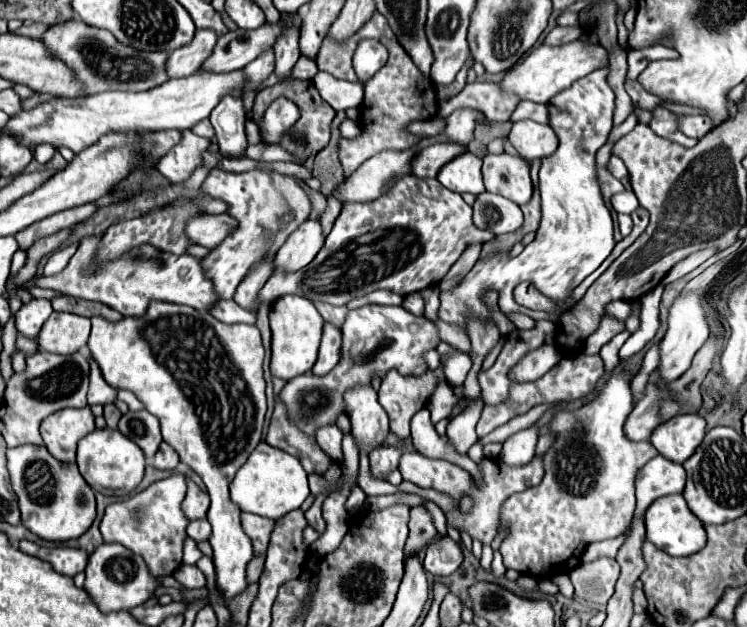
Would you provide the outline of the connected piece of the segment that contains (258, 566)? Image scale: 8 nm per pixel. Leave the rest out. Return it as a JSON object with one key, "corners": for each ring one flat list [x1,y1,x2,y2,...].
{"corners":[[256,556,247,565,247,581,257,583,263,572,265,556]]}

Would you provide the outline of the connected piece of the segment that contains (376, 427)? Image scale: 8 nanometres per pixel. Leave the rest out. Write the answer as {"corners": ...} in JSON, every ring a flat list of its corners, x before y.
{"corners":[[351,386,343,394,345,412,351,420,351,430,357,440,359,450,381,446,389,432,389,420,381,404,377,402,377,392,373,386]]}

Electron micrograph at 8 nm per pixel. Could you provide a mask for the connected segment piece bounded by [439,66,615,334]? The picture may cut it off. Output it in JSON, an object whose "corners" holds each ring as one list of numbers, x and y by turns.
{"corners":[[599,68,591,74,587,74,585,78,577,80,571,88,559,92,555,98,551,98,551,102,547,102,547,110,551,114,549,124,555,130,557,138,559,138,559,148,555,154,547,156,541,160,541,170,539,170,539,190,541,190,541,226,535,234,535,240,529,242,523,252,519,256,509,256,509,252,497,252,491,254,487,258,477,260,477,264,465,274,465,278,461,278,451,290,441,292,441,306,439,306,439,320,447,322,447,324,455,324,459,328,465,330,467,334,467,322,469,320,481,320,485,324,493,324,495,320,491,318,489,306,483,300,487,290,495,290,501,294,499,300,499,310,501,314,509,316,513,312,531,316,533,320,545,320,549,318,547,312,537,312,537,310,529,310,521,304,515,302,513,298,513,290,517,284,521,282,531,282,539,292,543,292,545,296,563,302,589,274,593,274,603,260,611,254,611,250,615,248,615,240,613,240,613,218,611,212,603,200,601,194,601,186,597,180,597,162,595,162,595,154,597,150,607,142,607,134,613,128,613,110,615,110,615,92,607,82,609,76,609,68]]}

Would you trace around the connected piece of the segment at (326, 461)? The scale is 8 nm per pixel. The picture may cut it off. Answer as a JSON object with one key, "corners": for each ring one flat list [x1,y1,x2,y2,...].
{"corners":[[275,398,275,410,273,410,273,418,271,418,265,442,271,444,273,448,279,448,297,456,307,474,317,472,323,476,331,468,331,464,335,464,335,460,321,450,321,446,315,442,313,436,303,434,289,420,287,408,279,398]]}

